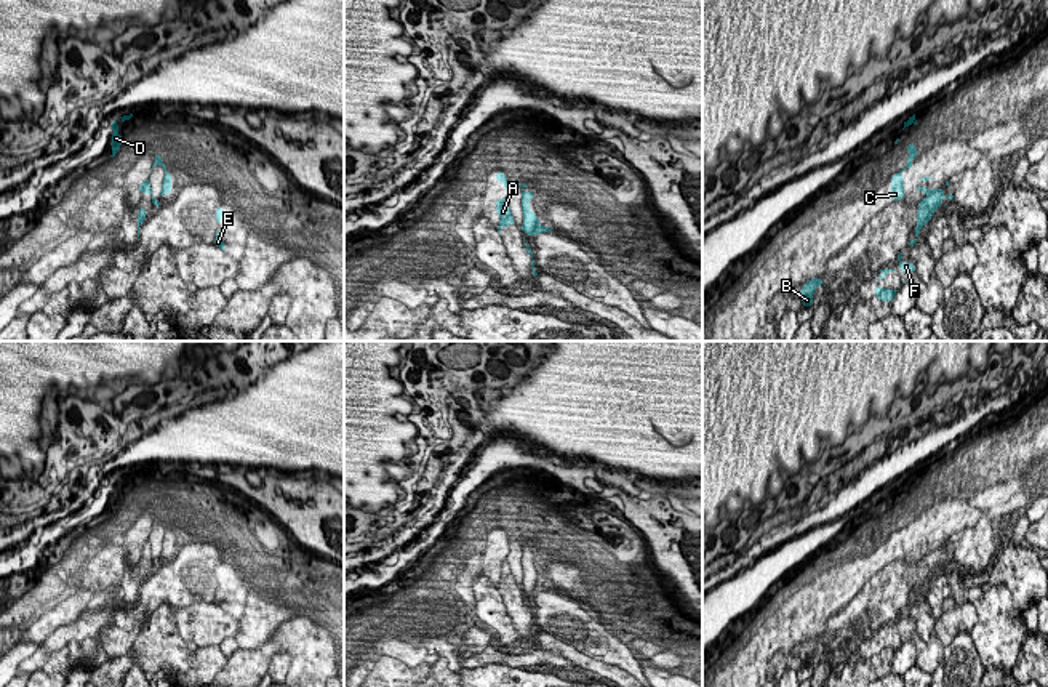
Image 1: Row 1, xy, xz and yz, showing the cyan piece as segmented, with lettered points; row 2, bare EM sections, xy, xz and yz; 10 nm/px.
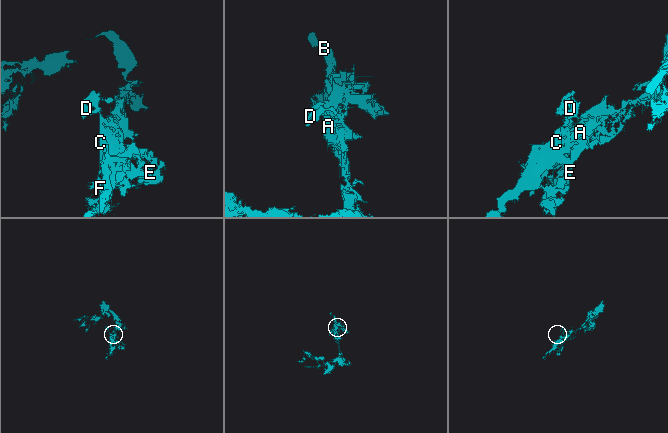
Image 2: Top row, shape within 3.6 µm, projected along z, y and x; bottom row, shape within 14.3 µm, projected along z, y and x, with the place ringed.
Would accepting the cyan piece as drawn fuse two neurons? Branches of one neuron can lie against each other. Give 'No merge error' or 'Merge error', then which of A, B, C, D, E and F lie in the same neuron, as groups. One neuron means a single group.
No merge error. Groups: A B C D E F

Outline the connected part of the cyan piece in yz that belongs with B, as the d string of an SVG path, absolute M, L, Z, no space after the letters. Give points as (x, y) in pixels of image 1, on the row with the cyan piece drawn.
M813 277L811 280L803 283L800 290L800 298L803 301L802 307L813 306L813 295L819 285L824 285L824 282L819 277Z

